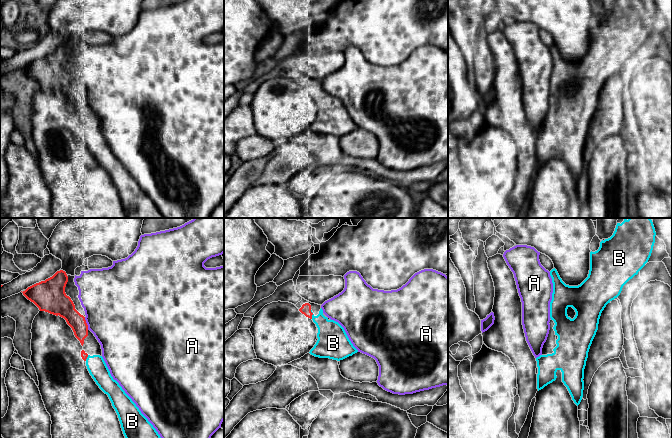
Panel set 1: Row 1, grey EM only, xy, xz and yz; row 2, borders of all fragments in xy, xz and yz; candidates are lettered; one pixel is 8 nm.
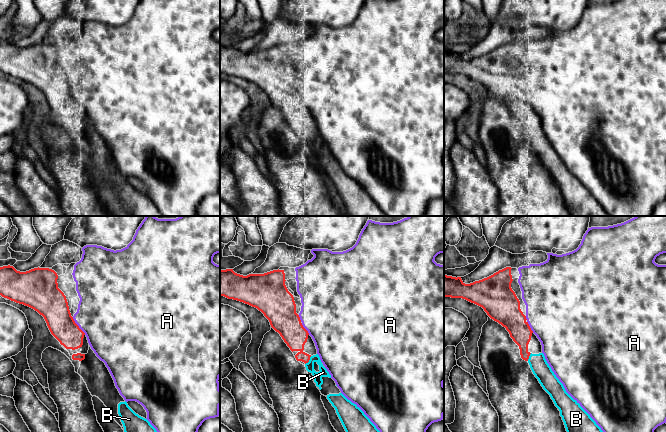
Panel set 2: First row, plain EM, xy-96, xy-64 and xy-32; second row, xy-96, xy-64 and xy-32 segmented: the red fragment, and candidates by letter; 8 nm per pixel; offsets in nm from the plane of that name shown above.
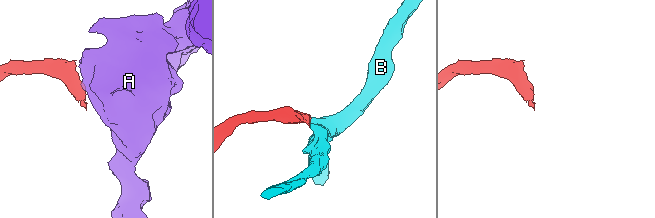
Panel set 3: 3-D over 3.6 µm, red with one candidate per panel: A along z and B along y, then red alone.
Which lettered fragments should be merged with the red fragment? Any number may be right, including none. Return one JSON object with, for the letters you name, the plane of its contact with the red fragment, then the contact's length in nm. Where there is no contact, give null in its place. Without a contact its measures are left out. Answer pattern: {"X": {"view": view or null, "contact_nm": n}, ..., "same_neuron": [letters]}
{"B": {"view": "xz", "contact_nm": 70}, "same_neuron": ["B"]}

